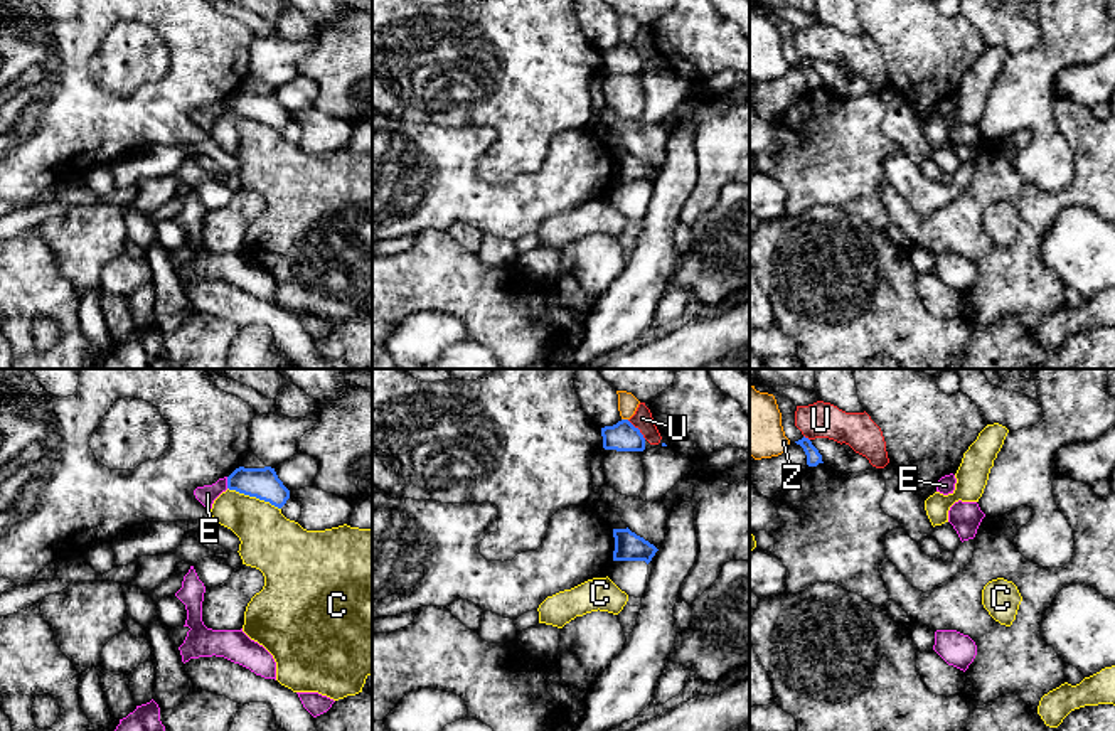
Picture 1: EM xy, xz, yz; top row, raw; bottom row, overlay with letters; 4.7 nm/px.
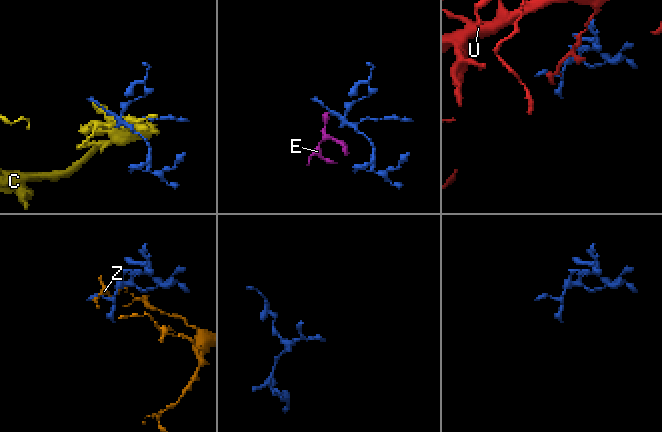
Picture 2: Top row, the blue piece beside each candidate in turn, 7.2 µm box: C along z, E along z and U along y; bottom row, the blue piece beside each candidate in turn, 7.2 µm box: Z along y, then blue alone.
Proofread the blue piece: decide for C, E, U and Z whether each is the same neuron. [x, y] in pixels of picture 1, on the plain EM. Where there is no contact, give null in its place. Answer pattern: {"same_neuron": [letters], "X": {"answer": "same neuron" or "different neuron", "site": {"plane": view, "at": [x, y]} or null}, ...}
{"same_neuron": [], "C": {"answer": "different neuron", "site": {"plane": "xy", "at": [255, 118]}}, "E": {"answer": "different neuron", "site": {"plane": "xy", "at": [228, 105]}}, "U": {"answer": "different neuron", "site": {"plane": "xz", "at": [637, 51]}}, "Z": {"answer": "different neuron", "site": {"plane": "xz", "at": [625, 42]}}}

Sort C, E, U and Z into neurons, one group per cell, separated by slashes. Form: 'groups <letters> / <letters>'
groups C / E / U / Z

